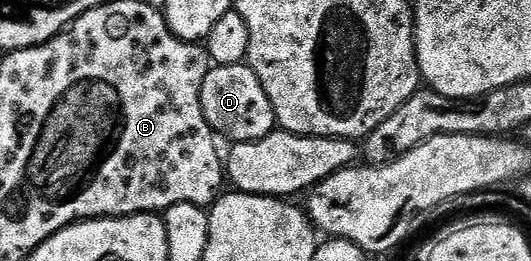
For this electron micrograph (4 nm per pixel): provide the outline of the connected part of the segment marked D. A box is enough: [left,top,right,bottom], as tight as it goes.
[202,63,277,143]

